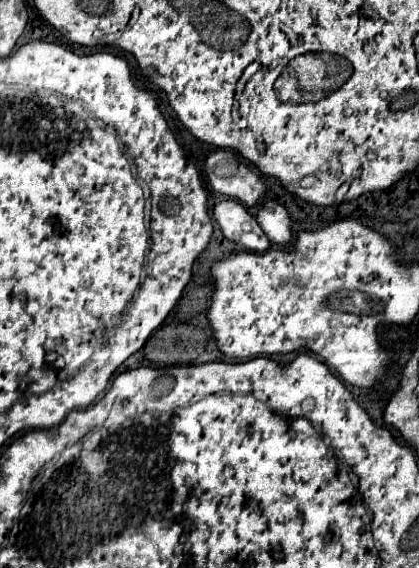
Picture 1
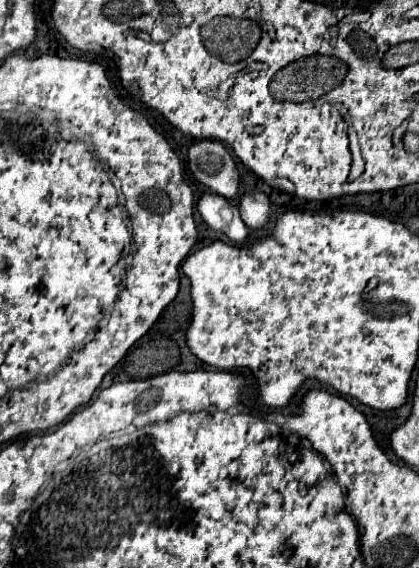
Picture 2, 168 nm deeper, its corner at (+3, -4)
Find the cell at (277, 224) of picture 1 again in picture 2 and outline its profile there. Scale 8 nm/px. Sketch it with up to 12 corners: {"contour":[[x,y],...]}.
{"contour":[[254,191],[240,197],[240,215],[250,229],[270,221],[270,201]]}

